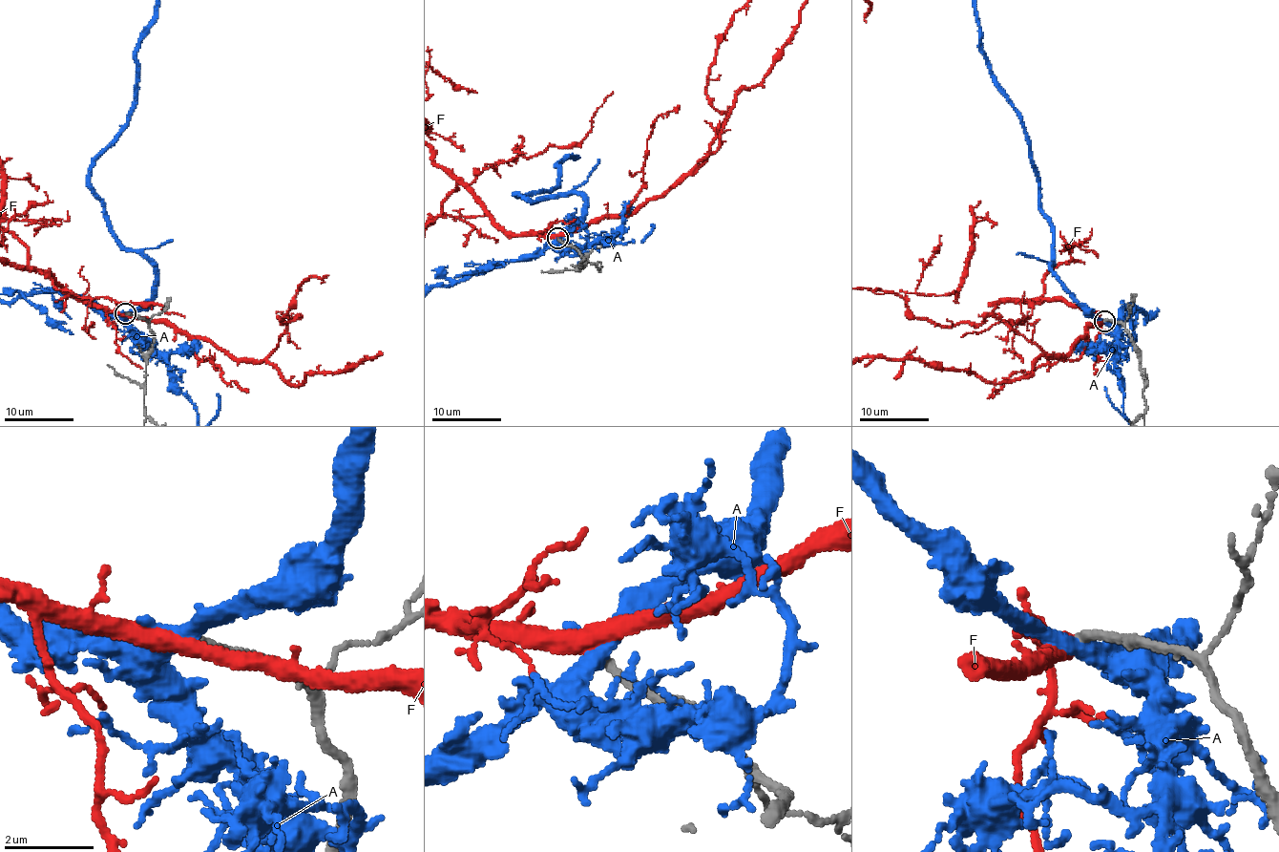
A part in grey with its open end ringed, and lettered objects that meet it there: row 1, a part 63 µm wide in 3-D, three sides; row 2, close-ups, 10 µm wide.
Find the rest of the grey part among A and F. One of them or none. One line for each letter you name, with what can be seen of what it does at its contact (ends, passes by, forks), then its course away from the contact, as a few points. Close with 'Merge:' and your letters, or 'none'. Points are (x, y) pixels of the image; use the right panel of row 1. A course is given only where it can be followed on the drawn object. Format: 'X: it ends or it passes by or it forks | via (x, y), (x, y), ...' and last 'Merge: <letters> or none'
F: it passes by
Merge: F

